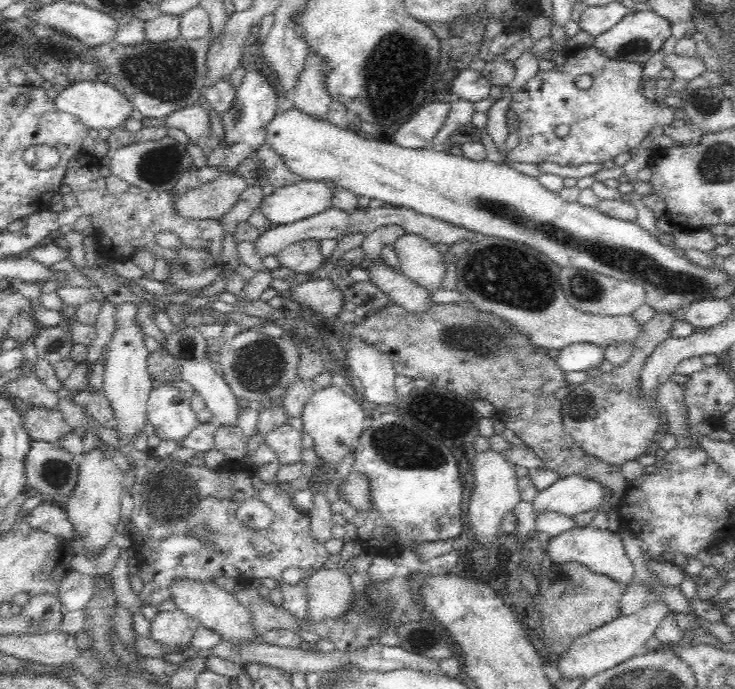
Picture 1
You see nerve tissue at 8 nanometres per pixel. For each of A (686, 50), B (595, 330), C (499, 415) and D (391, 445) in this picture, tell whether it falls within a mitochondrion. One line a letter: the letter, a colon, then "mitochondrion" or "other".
A: other
B: other
C: other
D: mitochondrion

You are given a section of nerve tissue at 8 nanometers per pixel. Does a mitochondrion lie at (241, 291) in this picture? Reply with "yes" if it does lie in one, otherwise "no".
no

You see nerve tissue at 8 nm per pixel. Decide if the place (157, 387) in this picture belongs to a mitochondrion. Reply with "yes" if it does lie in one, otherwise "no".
no

